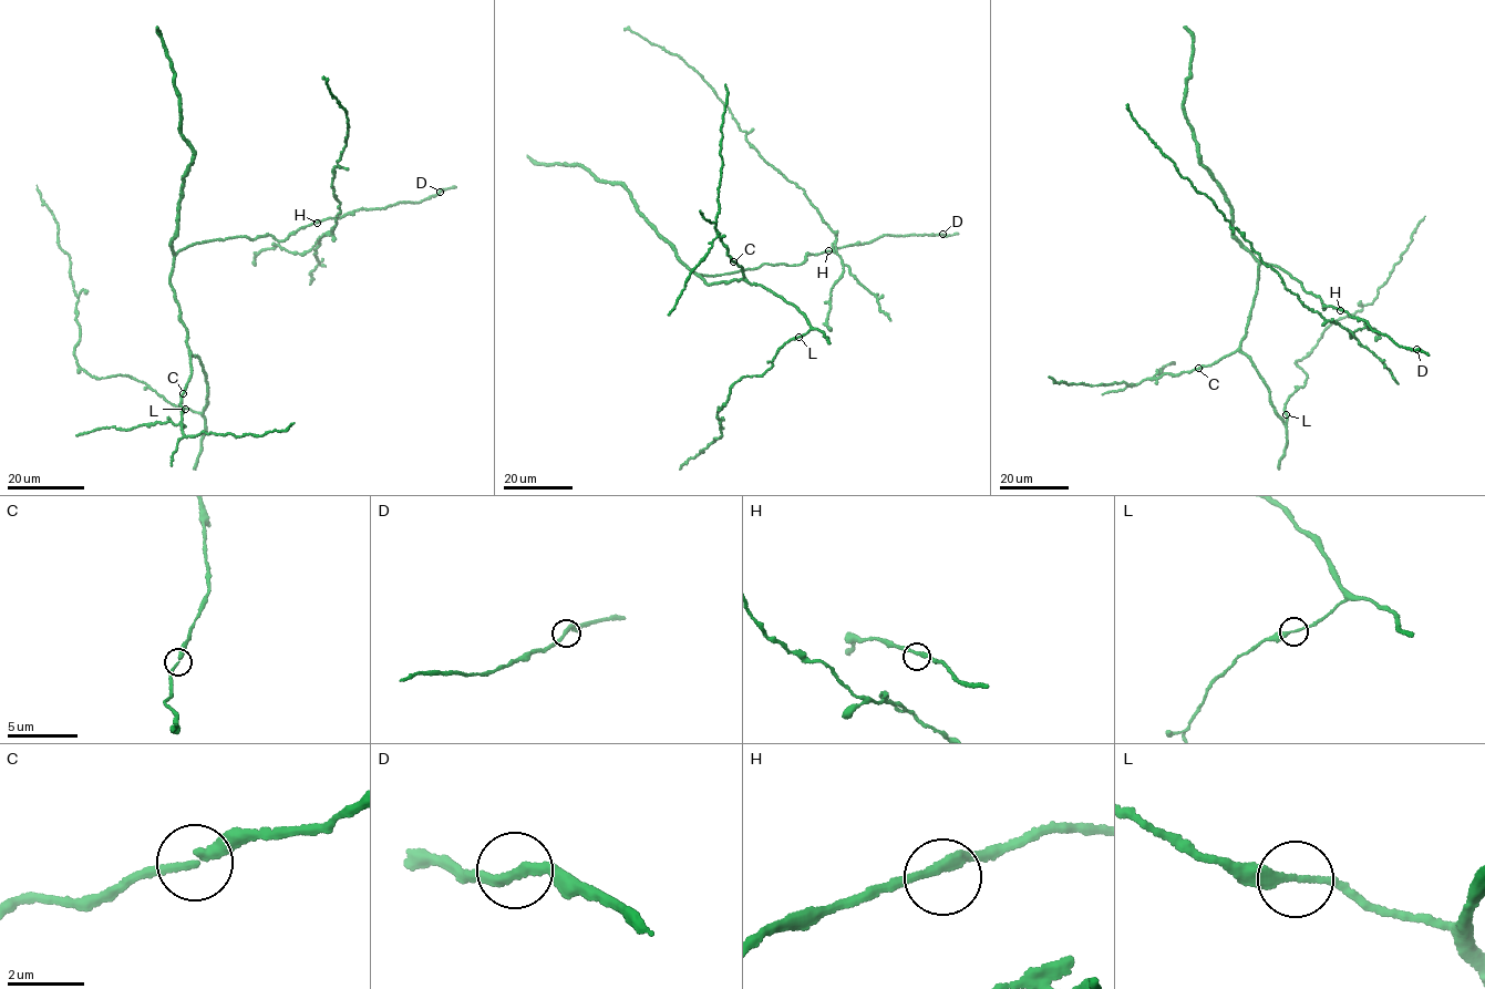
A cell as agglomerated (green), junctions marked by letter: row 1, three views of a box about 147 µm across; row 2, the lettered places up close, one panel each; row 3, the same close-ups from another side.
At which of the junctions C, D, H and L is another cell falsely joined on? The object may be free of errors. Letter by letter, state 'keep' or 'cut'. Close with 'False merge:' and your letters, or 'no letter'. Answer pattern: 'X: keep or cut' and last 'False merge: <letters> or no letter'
C: keep
D: keep
H: keep
L: keep
False merge: no letter

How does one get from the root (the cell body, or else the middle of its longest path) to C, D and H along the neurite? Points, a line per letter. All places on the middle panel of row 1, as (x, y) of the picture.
C: (701, 277), (710, 285), (739, 281), (744, 277), (743, 268), (734, 261)
D: (701, 277), (701, 275), (719, 275), (764, 264), (798, 265), (806, 256), (889, 234), (942, 234)
H: (701, 277), (701, 275), (719, 275), (764, 264), (798, 265), (806, 256), (828, 250)

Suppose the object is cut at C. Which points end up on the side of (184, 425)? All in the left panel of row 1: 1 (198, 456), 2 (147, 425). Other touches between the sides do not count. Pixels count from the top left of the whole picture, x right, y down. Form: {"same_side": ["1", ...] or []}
{"same_side": ["2"]}

